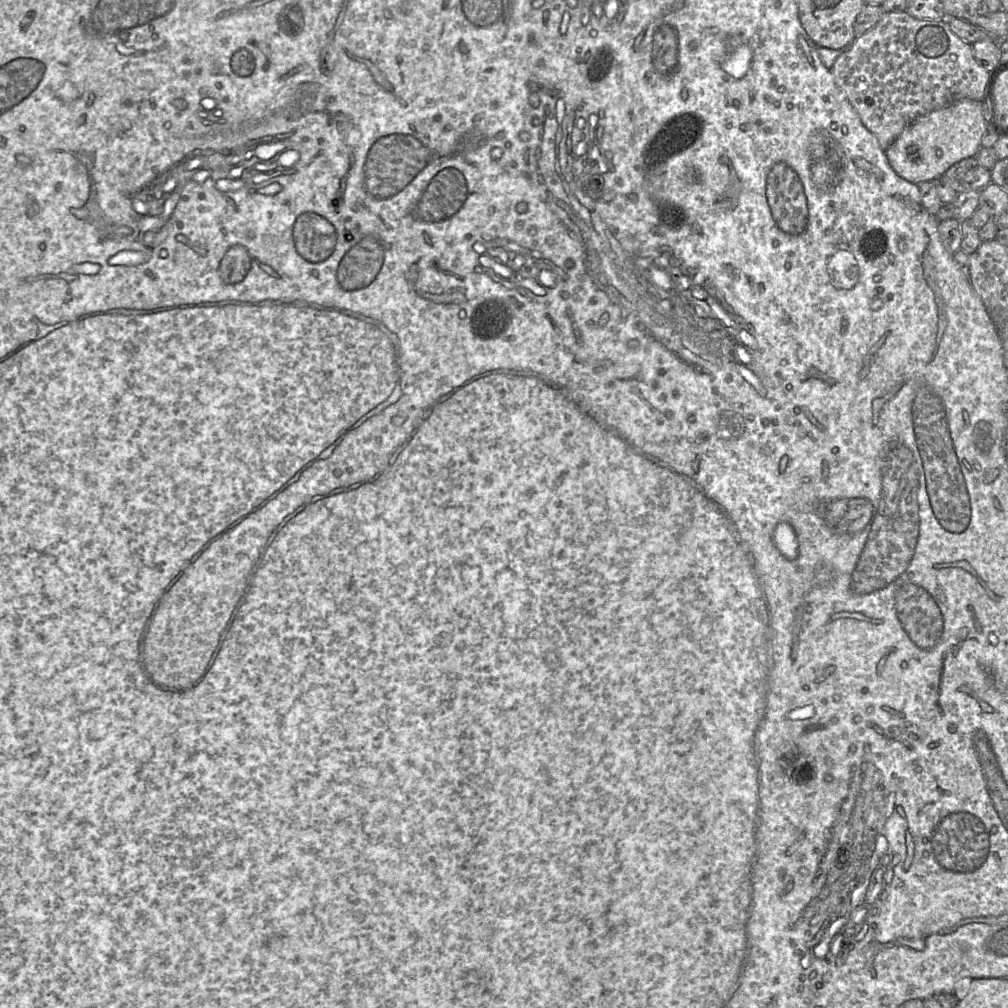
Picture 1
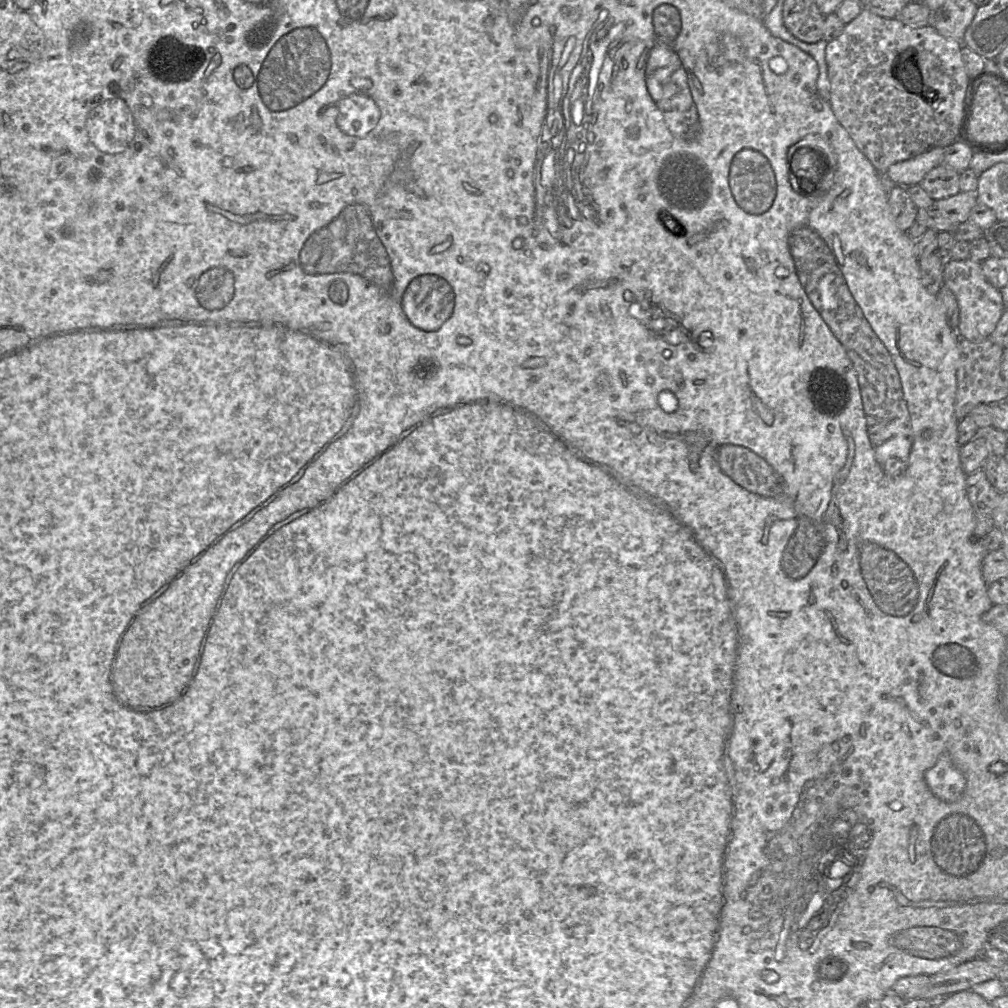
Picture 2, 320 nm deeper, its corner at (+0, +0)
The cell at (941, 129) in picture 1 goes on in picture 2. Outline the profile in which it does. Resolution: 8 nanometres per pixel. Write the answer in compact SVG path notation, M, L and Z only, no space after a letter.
M934 147L915 157L890 165L885 173L895 184L904 187L917 185L930 170L943 162L945 151L945 147Z

